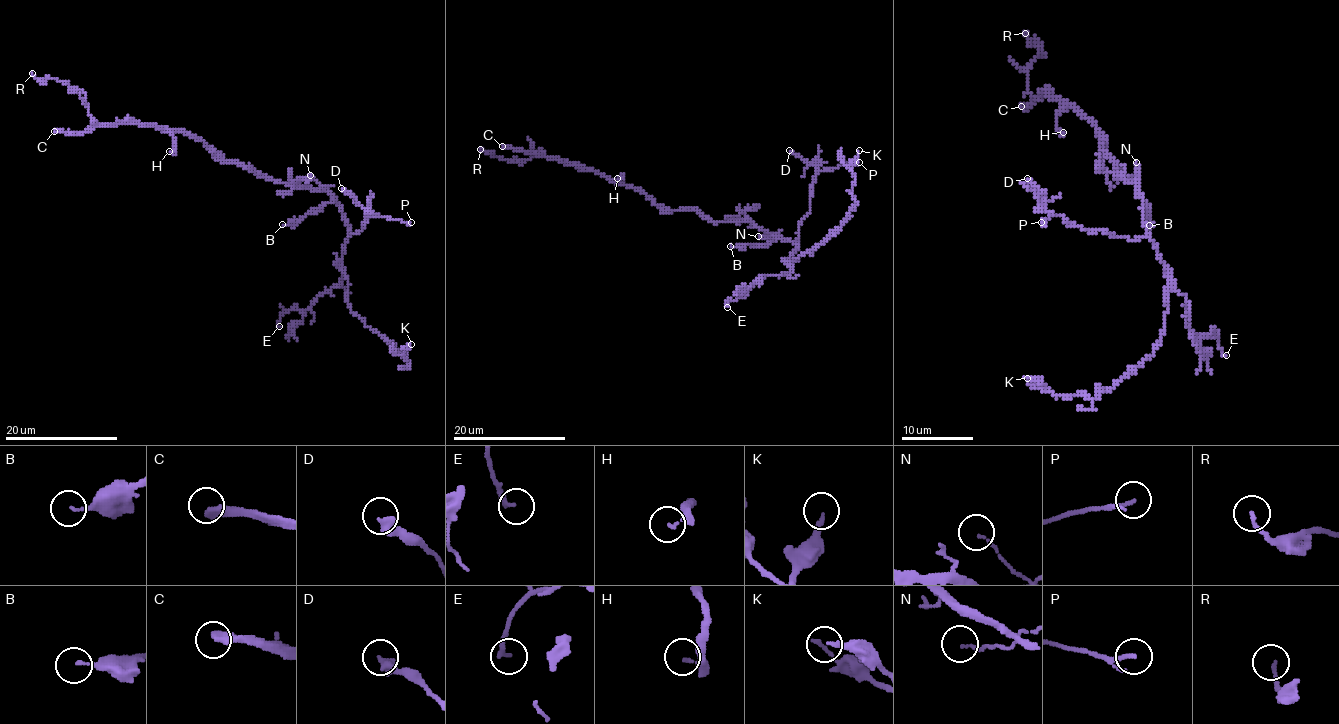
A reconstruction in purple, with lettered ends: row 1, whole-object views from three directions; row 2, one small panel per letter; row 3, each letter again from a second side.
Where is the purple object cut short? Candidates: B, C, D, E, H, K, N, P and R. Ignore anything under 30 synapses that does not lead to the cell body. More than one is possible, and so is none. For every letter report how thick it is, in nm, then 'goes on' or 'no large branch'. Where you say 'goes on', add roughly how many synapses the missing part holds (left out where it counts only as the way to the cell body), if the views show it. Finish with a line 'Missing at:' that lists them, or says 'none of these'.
B: 120 nm thick; no large branch
C: 360 nm thick; goes on; about 200 synapses
D: 360 nm thick; no large branch
E: 190 nm thick; no large branch
H: 120 nm thick; goes on; about 50 synapses
K: 170 nm thick; no large branch
N: 110 nm thick; no large branch
P: 130 nm thick; no large branch
R: 150 nm thick; no large branch
Missing at: C, H

